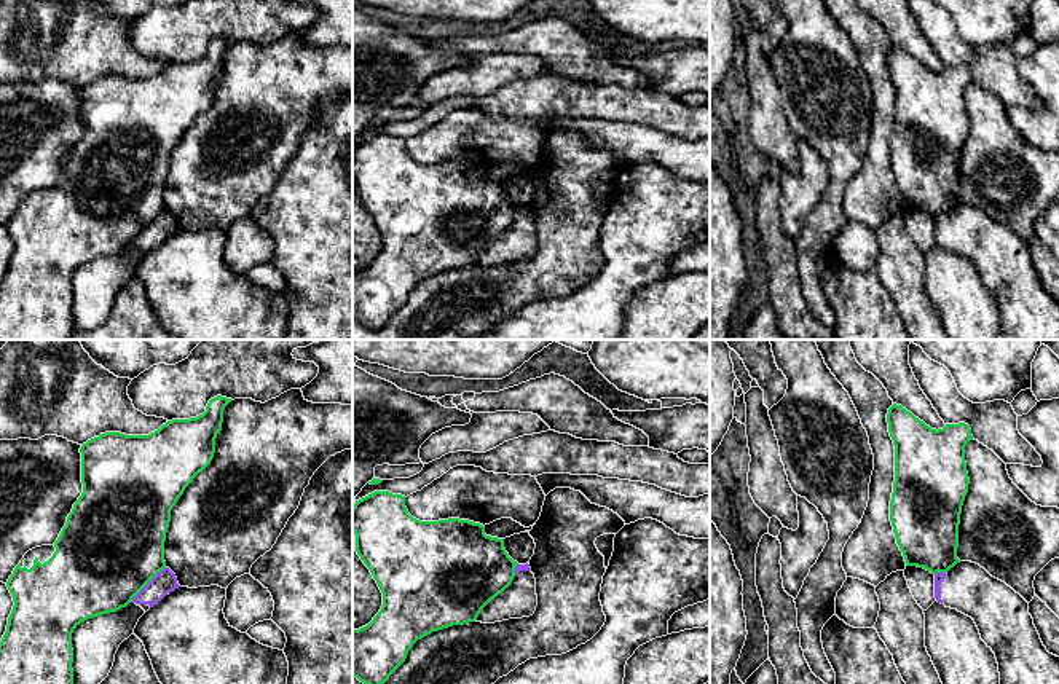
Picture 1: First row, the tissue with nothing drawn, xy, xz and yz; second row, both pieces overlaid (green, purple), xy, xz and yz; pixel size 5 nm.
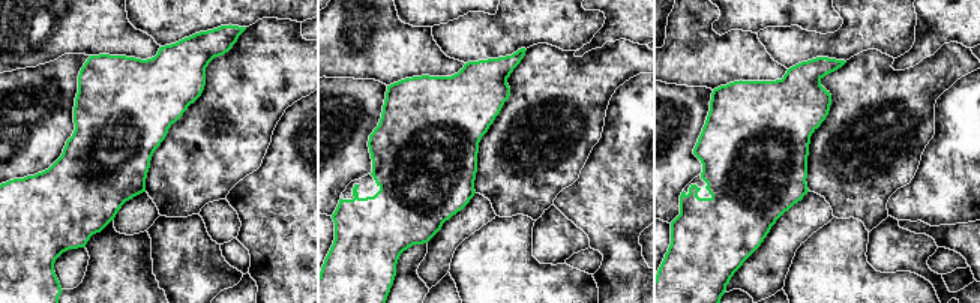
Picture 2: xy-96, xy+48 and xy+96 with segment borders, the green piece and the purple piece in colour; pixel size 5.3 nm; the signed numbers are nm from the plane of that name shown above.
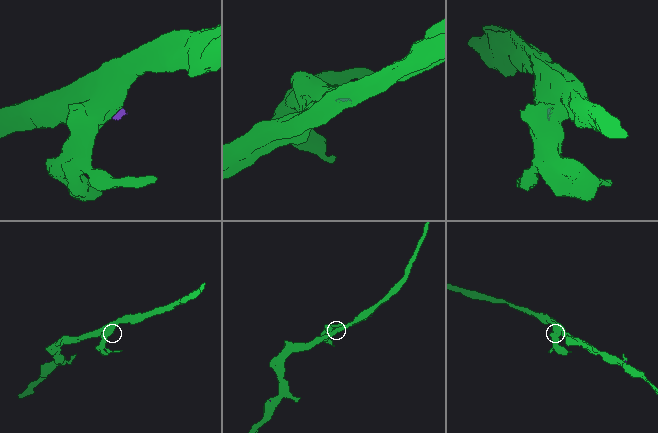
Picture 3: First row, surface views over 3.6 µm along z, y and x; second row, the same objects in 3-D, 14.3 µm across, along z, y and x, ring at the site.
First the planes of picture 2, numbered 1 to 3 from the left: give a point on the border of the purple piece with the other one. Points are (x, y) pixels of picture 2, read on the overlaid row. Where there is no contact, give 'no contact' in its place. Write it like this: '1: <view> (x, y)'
1: no contact
2: no contact
3: no contact

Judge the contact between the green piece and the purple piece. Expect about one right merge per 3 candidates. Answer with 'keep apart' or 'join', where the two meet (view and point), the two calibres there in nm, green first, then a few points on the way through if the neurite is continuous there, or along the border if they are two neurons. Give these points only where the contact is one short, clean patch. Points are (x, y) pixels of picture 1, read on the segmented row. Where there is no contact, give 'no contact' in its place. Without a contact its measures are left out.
keep apart; contact xy (147, 582); calibres 500 and 120 nm

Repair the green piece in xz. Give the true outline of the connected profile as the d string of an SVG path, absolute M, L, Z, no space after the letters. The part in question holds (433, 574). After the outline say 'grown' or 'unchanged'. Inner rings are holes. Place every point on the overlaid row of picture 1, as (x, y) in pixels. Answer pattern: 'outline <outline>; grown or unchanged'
outline M375 491L356 501L352 533L356 552L383 593L383 606L373 620L352 630L352 676L364 684L384 684L418 639L453 625L475 622L482 609L512 584L518 564L506 552L504 539L486 536L483 525L459 518L419 521L408 513L405 496L389 491Z; unchanged

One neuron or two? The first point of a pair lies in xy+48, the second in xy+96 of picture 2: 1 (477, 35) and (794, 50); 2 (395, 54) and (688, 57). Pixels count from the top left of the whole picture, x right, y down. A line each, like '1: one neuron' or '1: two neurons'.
1: one neuron
2: one neuron

